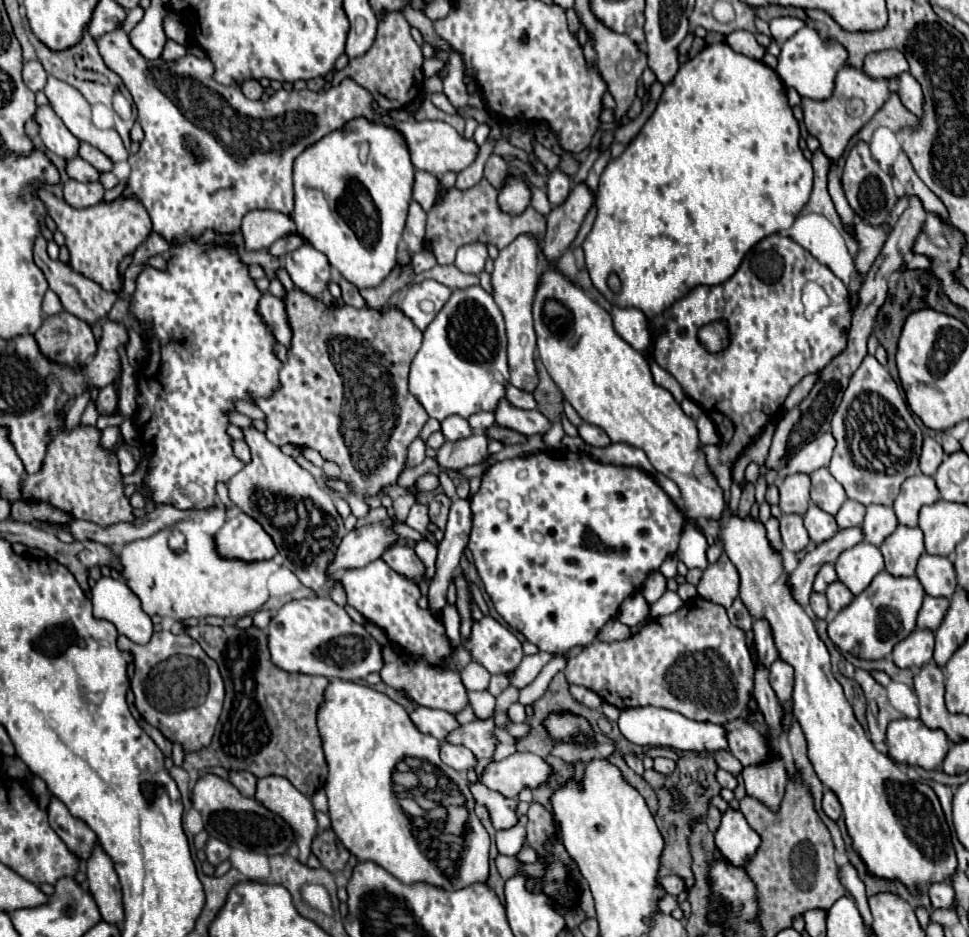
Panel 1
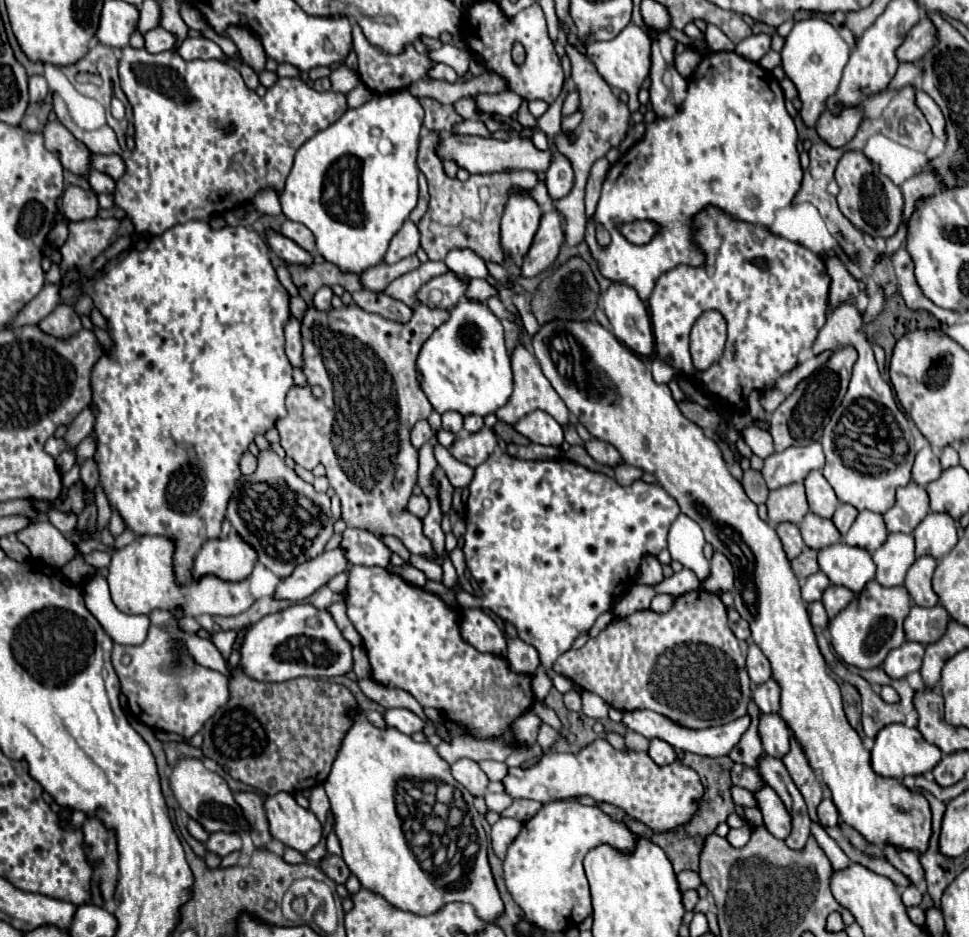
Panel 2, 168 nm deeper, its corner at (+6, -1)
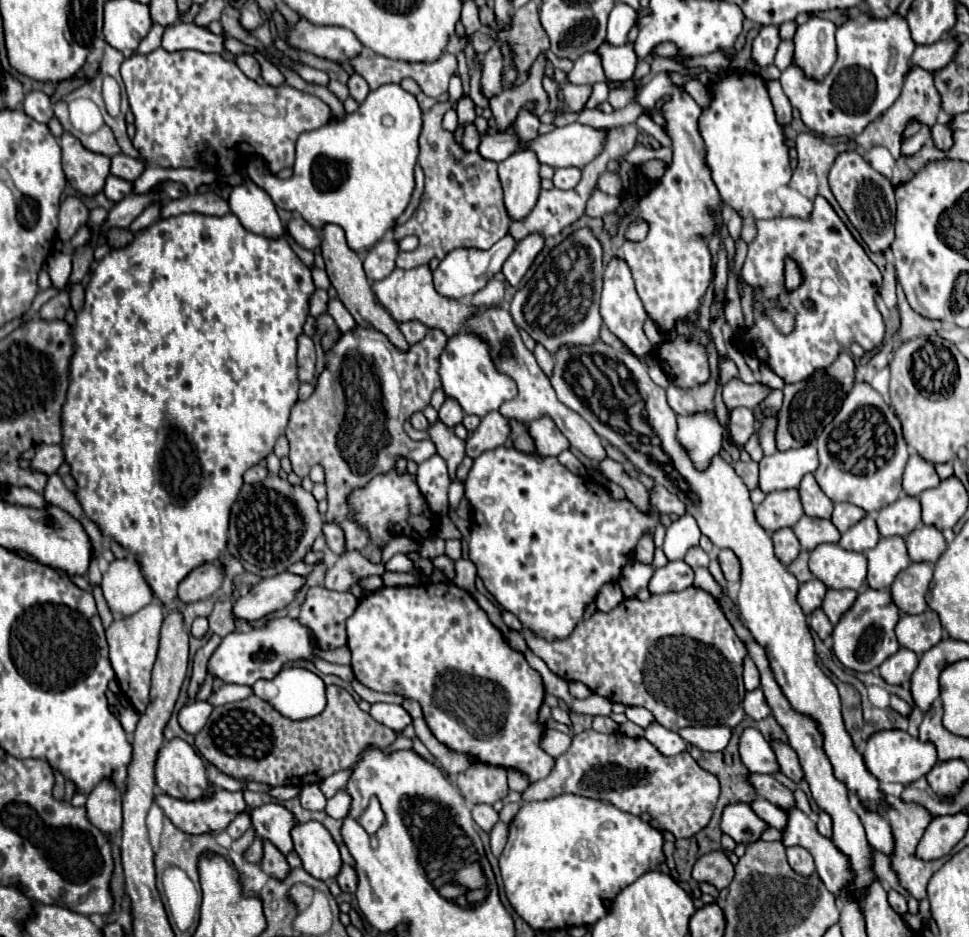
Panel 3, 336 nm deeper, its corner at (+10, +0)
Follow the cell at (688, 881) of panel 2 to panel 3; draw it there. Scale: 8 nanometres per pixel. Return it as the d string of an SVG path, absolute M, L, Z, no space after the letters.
M712 852L704 854L704 858L698 858L692 868L692 880L696 882L708 882L716 886L718 890L726 888L732 880L732 862L726 858L724 852Z

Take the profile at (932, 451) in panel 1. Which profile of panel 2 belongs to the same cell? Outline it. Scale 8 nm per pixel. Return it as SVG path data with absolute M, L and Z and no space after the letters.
M924 447L922 451L916 453L916 461L914 461L914 467L912 467L912 479L920 485L920 487L926 487L928 483L936 481L942 473L942 467L940 467L940 461L938 457L934 455L932 447Z

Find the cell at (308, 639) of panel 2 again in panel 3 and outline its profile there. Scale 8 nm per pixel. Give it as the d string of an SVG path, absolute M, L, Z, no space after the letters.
M274 618L268 620L262 628L250 628L248 632L230 632L228 636L224 636L218 650L208 662L208 670L224 682L252 686L258 680L272 680L288 662L314 662L316 642L316 634L296 618Z

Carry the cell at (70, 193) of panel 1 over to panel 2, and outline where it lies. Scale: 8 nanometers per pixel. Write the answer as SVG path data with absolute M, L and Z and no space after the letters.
M68 187L62 197L62 211L68 221L94 219L98 215L96 193L84 191L82 187Z

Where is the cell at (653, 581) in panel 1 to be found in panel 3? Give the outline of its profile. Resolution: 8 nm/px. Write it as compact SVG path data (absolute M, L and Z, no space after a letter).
M646 534L644 538L640 538L636 546L636 560L642 564L652 564L652 558L654 558L654 542L652 534Z

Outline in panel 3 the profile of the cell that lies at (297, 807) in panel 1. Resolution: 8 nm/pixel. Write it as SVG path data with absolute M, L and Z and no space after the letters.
M316 820L310 822L296 822L292 826L292 842L294 850L304 862L304 870L310 872L314 878L326 880L334 878L340 870L340 852L336 842L332 840L330 832Z

